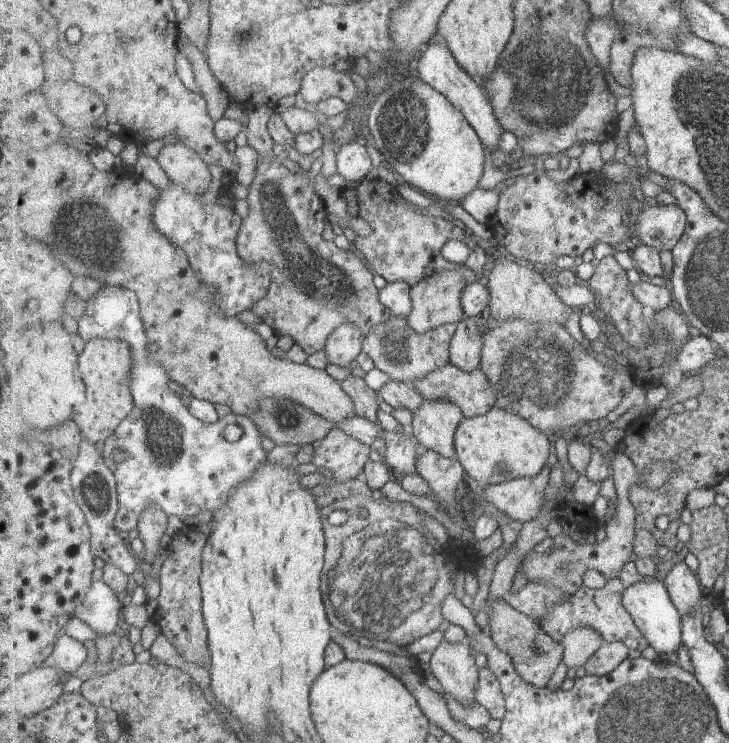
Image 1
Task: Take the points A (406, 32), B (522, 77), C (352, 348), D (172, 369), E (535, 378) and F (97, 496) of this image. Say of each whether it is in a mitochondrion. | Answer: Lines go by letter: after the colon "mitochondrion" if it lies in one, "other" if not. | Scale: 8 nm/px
A: other
B: mitochondrion
C: other
D: other
E: mitochondrion
F: mitochondrion

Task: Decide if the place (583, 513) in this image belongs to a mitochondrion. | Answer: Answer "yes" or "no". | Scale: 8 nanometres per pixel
no

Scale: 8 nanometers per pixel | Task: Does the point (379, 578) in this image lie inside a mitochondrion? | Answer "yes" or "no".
yes

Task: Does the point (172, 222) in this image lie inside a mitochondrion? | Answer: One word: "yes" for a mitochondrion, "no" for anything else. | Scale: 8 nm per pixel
yes

